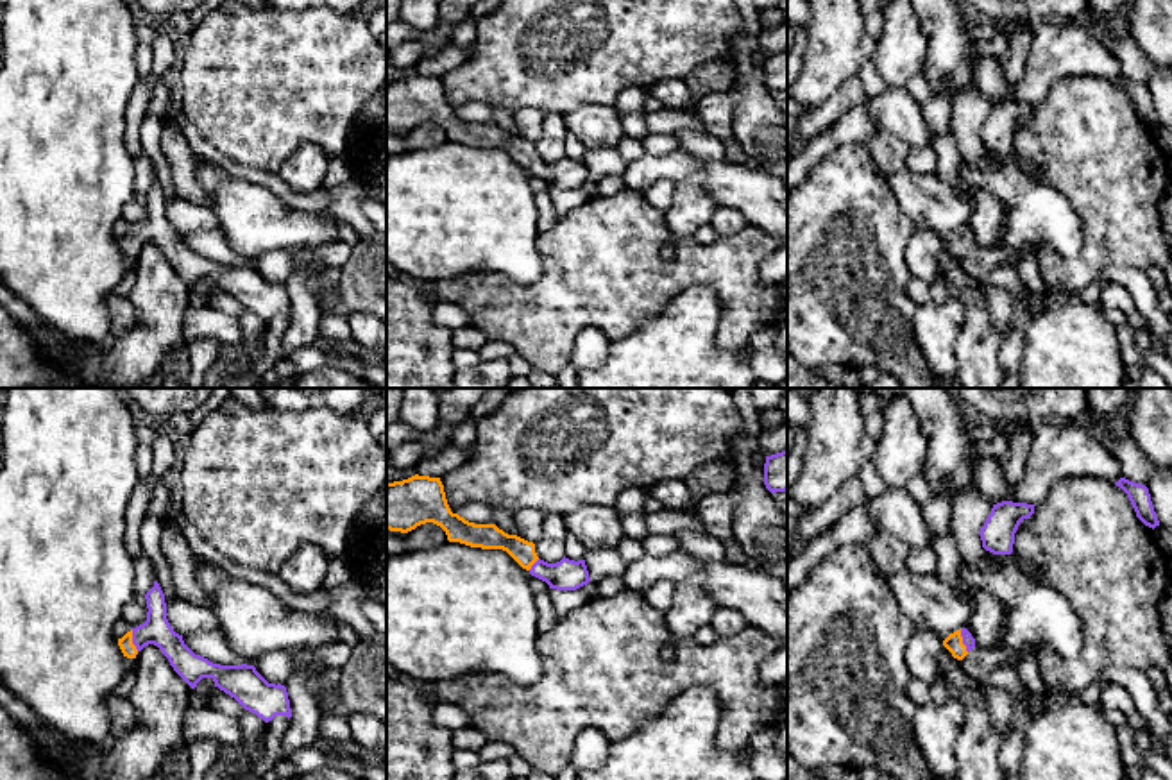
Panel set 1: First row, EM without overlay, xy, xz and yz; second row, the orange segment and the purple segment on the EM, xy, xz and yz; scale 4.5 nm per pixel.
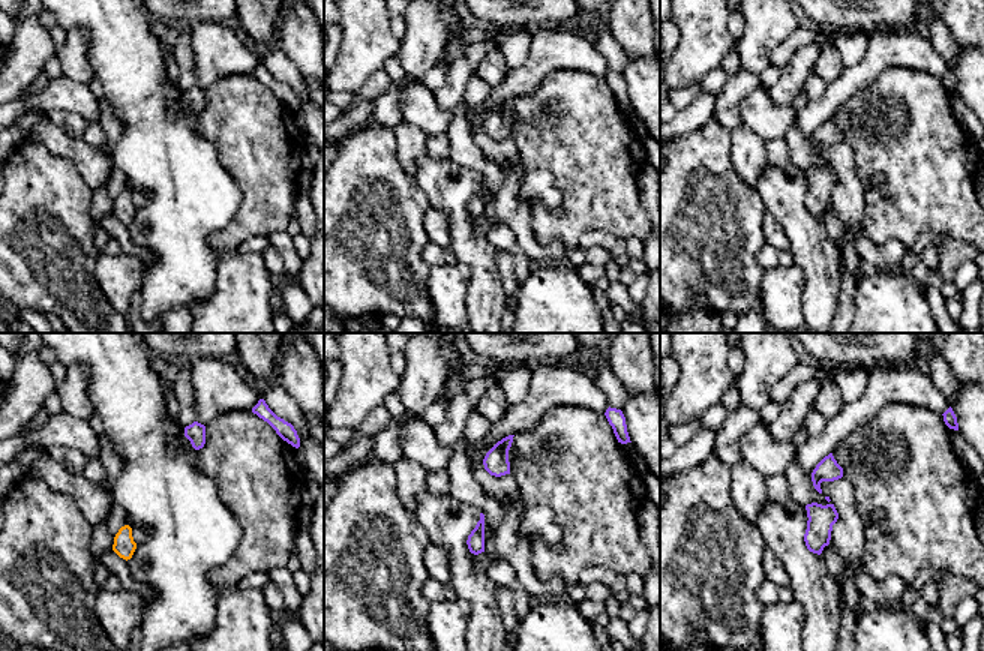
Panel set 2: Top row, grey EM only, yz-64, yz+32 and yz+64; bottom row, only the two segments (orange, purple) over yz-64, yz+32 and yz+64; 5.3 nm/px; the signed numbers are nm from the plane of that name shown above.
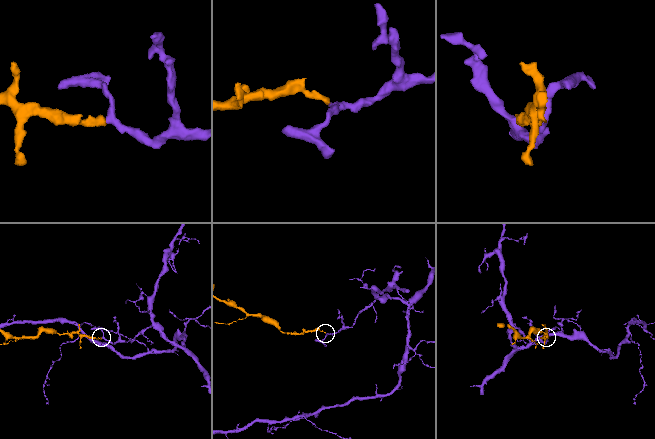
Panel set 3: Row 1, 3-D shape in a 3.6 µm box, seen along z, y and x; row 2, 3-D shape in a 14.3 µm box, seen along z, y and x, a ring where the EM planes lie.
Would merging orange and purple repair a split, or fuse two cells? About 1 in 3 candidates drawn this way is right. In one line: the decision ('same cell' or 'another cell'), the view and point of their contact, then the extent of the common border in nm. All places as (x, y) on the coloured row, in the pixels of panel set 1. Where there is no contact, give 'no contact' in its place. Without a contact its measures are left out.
same cell; meets orange in yz at (961, 641); contact 110 nm long

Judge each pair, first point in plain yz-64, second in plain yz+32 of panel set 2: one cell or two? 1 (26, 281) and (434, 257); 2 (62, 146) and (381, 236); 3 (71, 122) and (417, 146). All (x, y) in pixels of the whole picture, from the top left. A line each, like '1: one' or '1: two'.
1: two
2: two
3: one

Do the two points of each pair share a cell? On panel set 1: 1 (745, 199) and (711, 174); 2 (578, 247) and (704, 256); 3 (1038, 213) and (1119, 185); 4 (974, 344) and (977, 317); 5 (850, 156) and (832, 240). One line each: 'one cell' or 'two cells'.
1: one cell
2: one cell
3: two cells
4: one cell
5: one cell

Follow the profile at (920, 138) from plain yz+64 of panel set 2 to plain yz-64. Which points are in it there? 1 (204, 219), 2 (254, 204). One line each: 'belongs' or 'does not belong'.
1: does not belong
2: belongs

